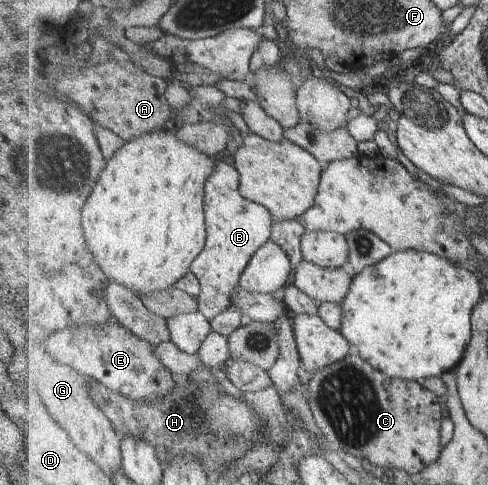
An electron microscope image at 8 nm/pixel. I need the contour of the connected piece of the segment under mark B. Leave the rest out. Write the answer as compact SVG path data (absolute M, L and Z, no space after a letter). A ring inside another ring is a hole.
M217 159L215 173L205 186L205 213L208 236L201 255L192 262L190 271L199 280L199 311L208 319L232 307L232 295L239 289L240 279L252 257L272 237L275 217L264 205L248 200L240 190L240 173L235 165Z

